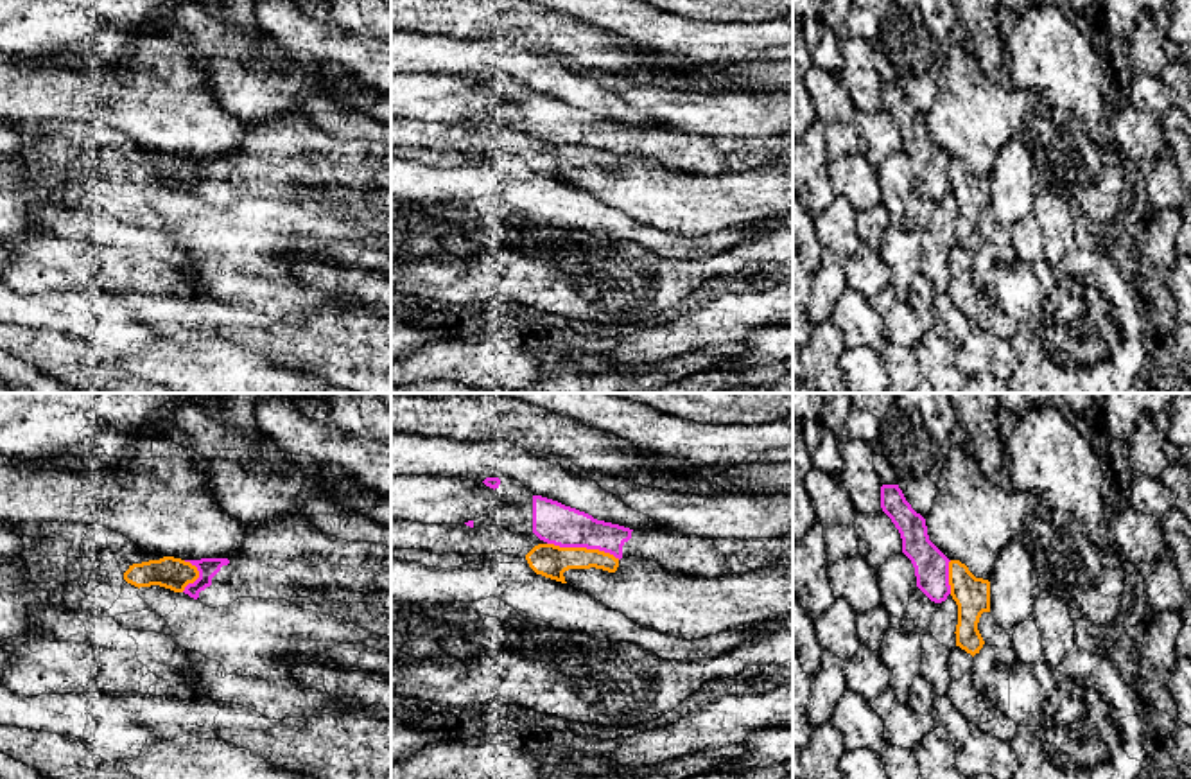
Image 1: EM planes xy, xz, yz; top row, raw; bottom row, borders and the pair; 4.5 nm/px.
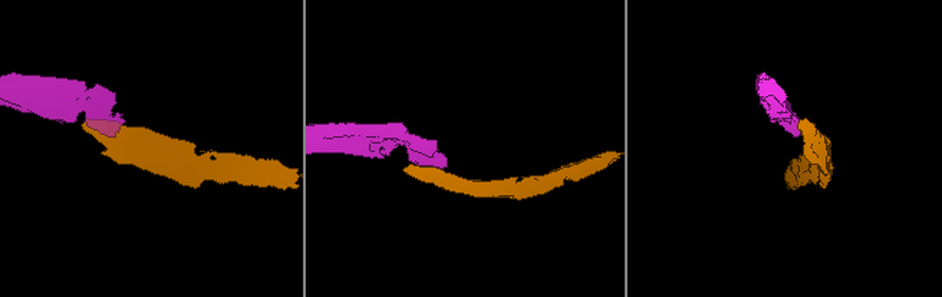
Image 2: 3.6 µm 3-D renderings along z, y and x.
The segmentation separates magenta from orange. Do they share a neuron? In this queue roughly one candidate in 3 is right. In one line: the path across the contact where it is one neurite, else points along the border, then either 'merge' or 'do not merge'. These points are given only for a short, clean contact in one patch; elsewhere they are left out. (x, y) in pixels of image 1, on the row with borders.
border xz (547, 542), (598, 548), (619, 559); do not merge

